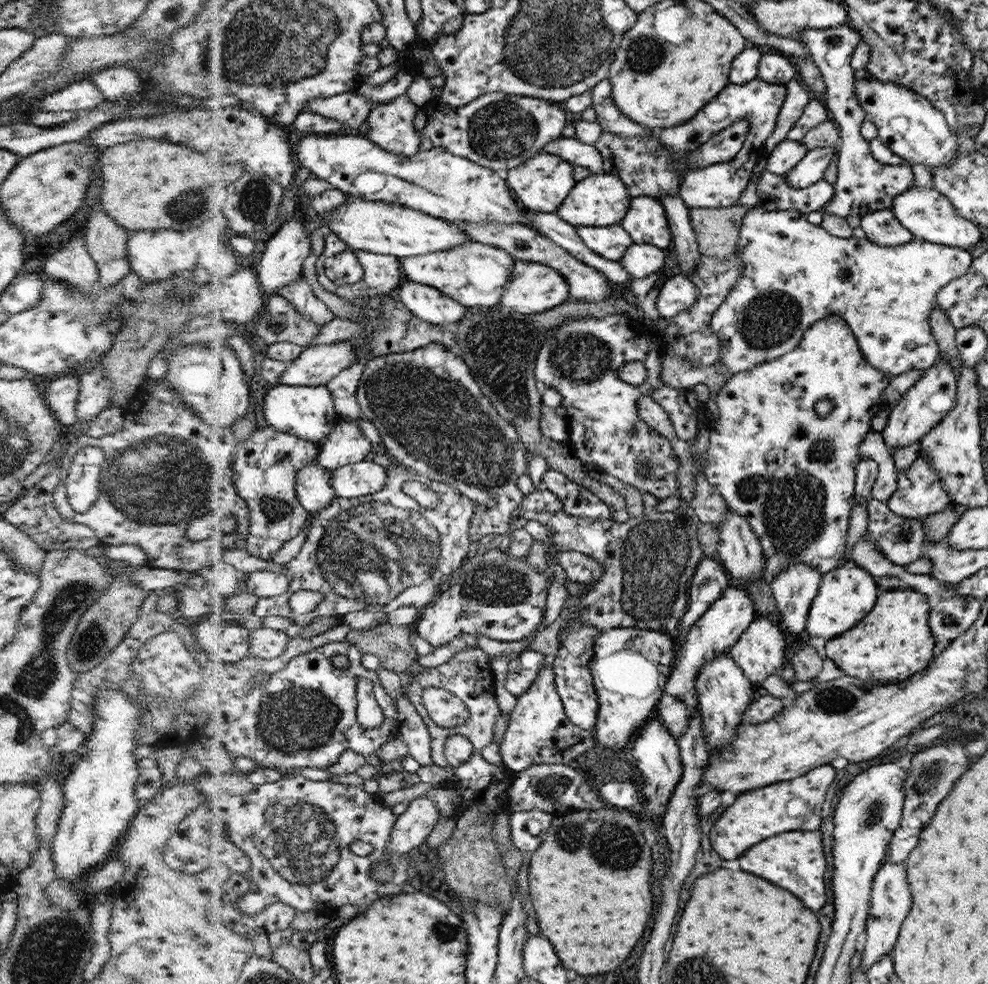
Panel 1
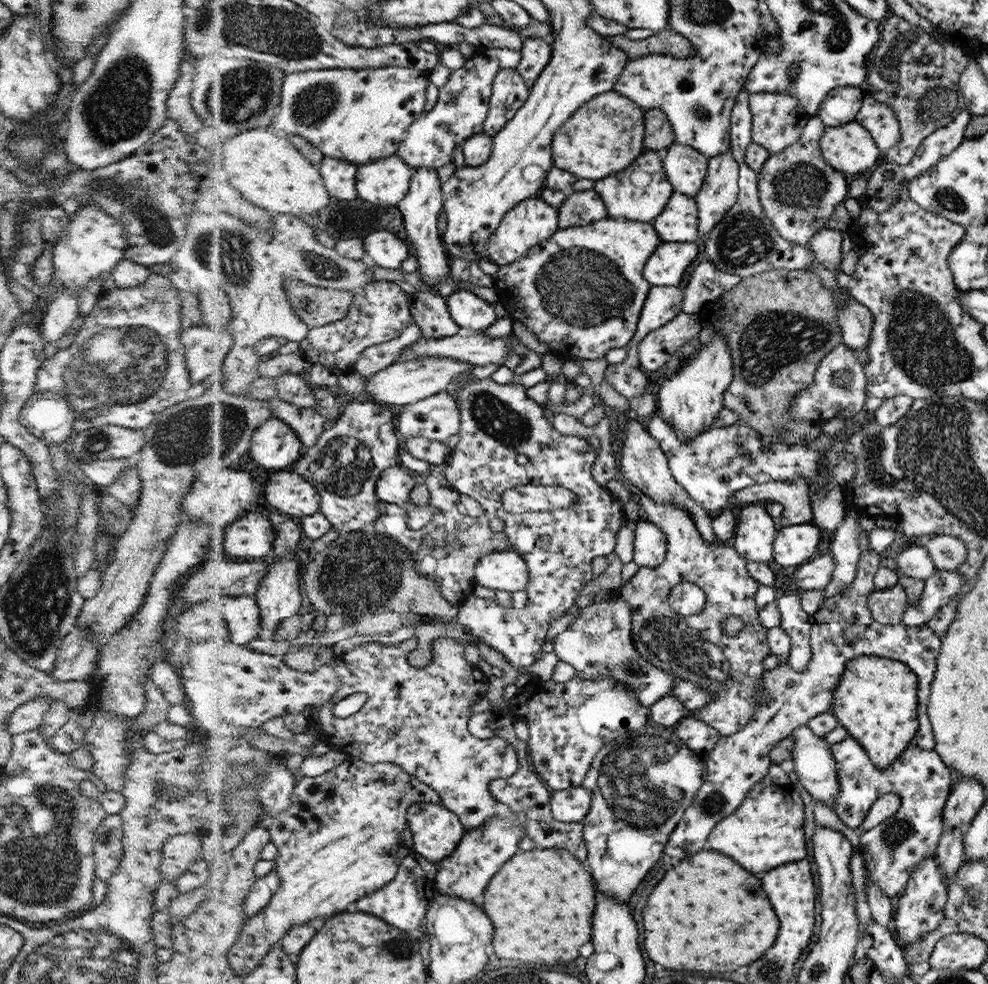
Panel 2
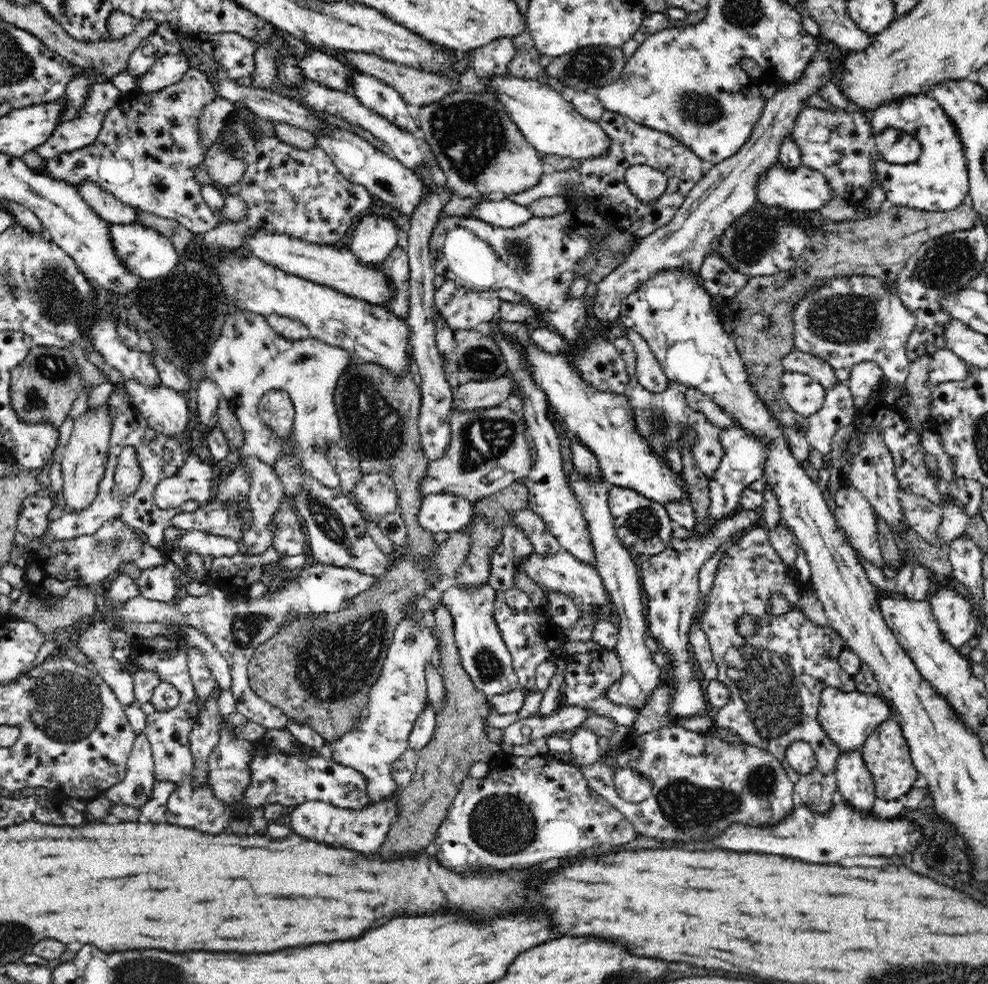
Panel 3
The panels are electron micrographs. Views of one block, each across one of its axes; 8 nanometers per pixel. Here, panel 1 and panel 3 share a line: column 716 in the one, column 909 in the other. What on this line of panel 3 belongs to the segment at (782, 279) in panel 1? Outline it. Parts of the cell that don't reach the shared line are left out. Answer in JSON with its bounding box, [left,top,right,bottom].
[790,275,916,388]

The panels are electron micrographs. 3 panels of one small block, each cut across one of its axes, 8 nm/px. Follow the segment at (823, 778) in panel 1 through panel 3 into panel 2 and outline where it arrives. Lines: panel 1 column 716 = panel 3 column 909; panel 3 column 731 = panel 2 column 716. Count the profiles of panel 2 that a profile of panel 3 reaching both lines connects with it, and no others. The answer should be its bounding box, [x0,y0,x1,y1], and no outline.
[712,766,808,872]

